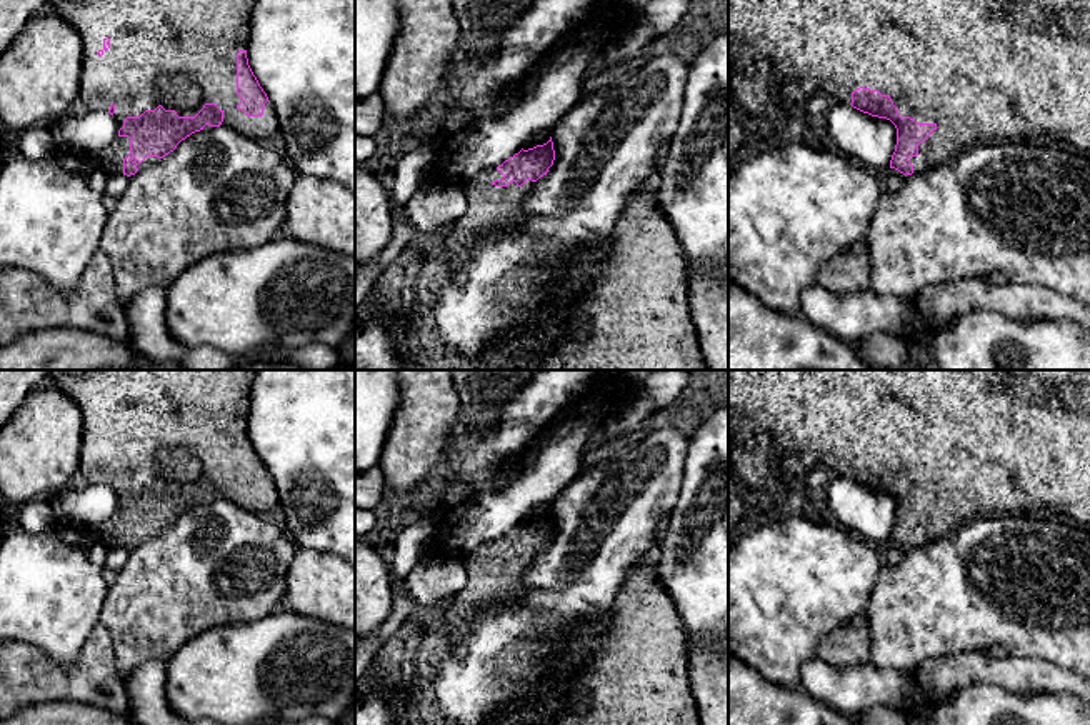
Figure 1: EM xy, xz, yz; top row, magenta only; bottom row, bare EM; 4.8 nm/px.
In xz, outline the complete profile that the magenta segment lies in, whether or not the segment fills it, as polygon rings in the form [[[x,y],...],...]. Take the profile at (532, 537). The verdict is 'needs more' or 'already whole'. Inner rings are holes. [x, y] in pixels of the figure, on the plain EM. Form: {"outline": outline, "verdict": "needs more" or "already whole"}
{"outline": [[[552,510],[547,517],[520,523],[502,538],[462,557],[465,587],[450,600],[445,623],[453,638],[485,608],[498,607],[523,595],[523,575],[535,555],[553,538]]], "verdict": "needs more"}

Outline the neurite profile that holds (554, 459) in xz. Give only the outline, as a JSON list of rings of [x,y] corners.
[[[592,398],[567,408],[523,453],[502,487],[480,487],[445,517],[437,542],[455,557],[502,538],[538,505],[555,497],[582,472],[583,447],[602,428],[610,405]]]

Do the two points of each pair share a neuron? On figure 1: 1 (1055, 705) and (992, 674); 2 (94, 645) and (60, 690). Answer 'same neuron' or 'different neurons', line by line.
1: different neurons
2: same neuron

